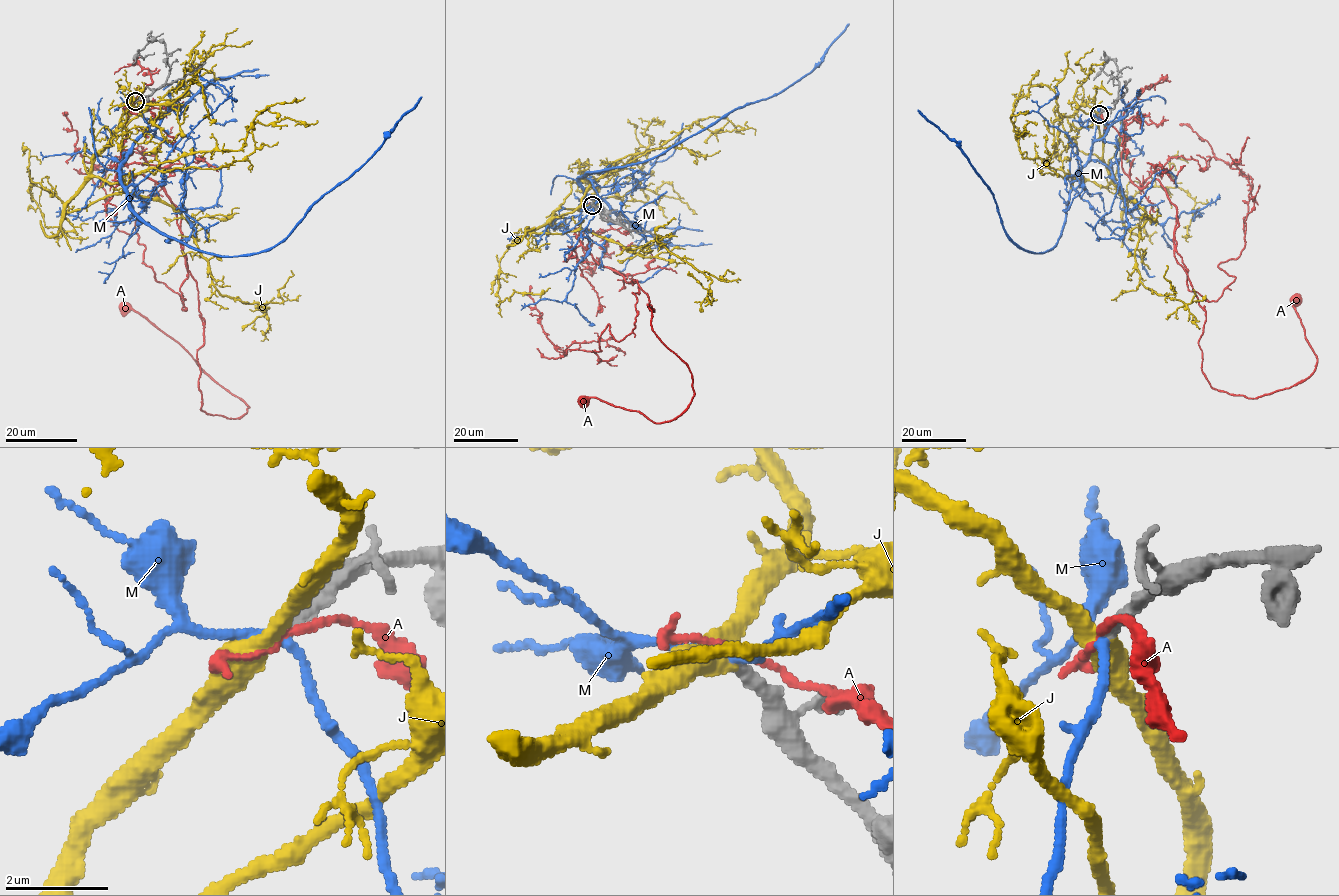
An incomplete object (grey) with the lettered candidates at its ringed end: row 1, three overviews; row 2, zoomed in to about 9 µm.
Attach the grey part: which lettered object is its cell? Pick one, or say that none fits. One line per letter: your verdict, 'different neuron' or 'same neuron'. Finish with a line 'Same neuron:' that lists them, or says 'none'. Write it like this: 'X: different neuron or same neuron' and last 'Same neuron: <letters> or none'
A: different neuron
J: same neuron
M: different neuron
Same neuron: J

